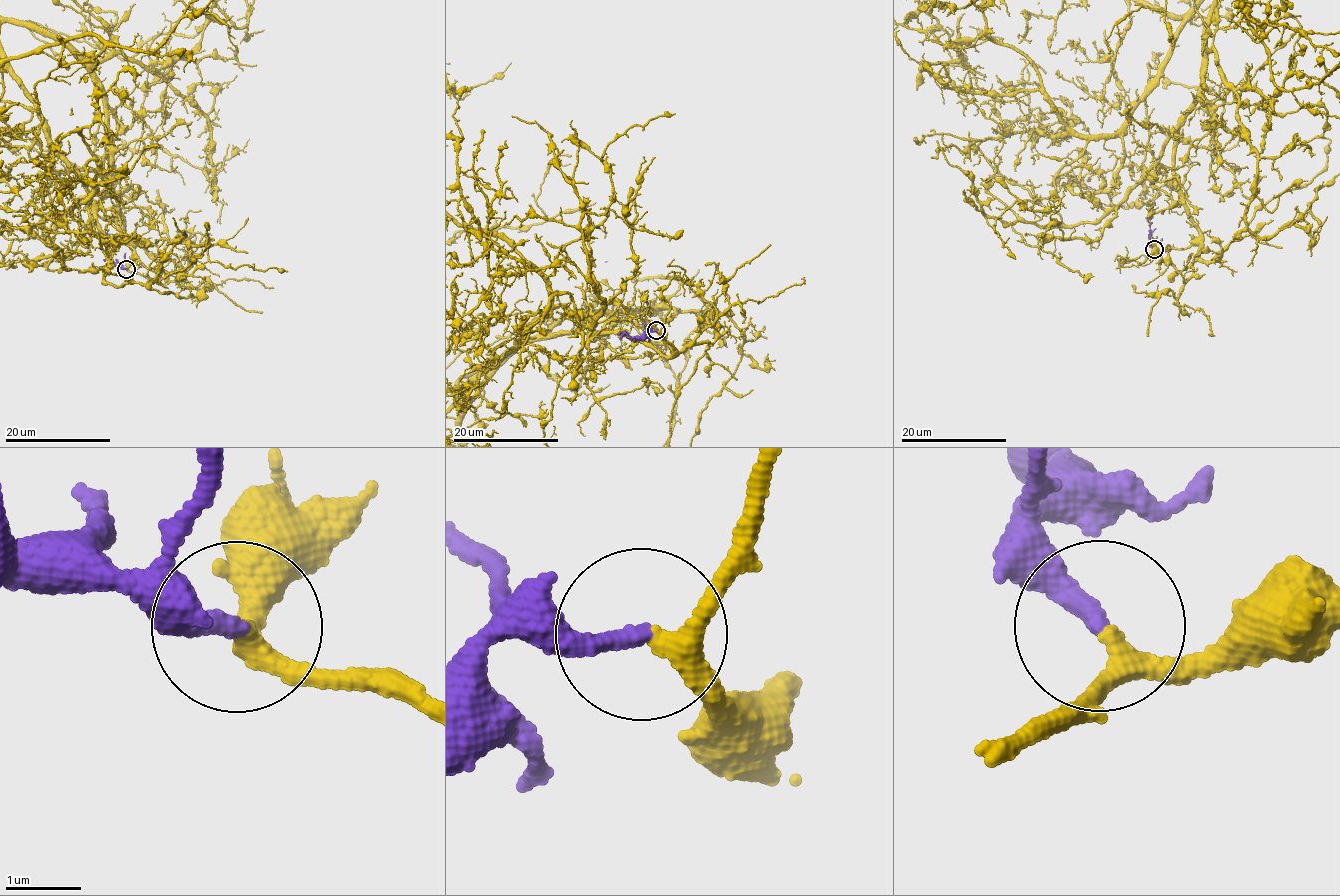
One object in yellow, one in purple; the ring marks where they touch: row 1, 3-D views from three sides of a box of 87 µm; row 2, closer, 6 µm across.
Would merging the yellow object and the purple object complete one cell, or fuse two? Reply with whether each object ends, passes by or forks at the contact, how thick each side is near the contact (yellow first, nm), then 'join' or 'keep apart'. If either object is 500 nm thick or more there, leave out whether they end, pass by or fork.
yellow passes by; purple ends there; 260 nm thick on the yellow side, 280 nm on the other; join

